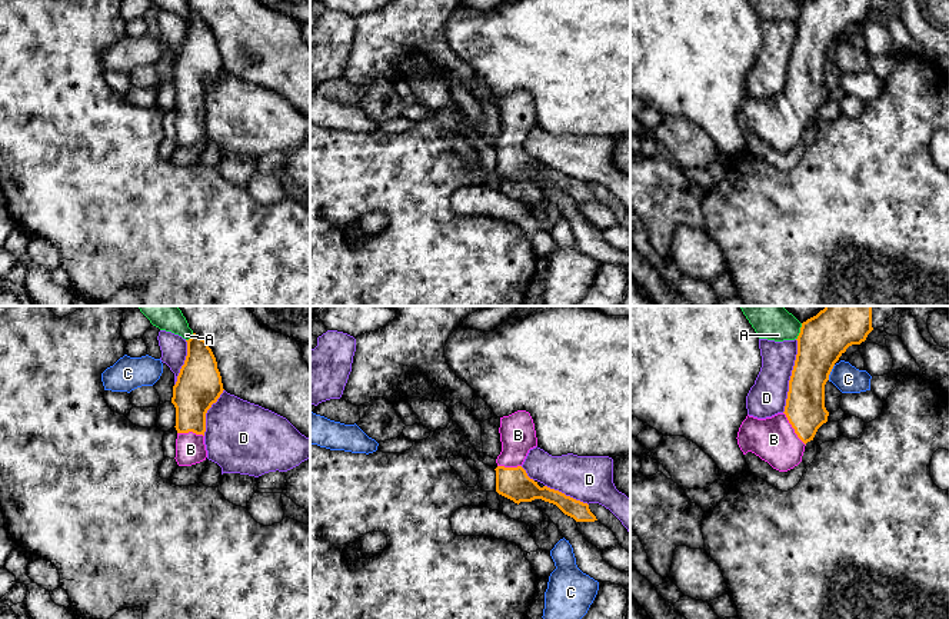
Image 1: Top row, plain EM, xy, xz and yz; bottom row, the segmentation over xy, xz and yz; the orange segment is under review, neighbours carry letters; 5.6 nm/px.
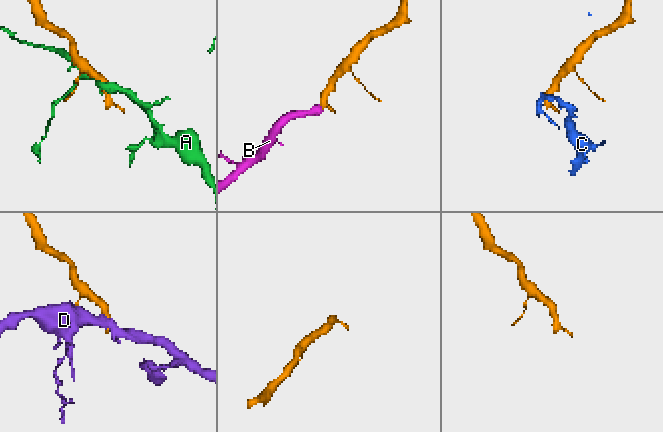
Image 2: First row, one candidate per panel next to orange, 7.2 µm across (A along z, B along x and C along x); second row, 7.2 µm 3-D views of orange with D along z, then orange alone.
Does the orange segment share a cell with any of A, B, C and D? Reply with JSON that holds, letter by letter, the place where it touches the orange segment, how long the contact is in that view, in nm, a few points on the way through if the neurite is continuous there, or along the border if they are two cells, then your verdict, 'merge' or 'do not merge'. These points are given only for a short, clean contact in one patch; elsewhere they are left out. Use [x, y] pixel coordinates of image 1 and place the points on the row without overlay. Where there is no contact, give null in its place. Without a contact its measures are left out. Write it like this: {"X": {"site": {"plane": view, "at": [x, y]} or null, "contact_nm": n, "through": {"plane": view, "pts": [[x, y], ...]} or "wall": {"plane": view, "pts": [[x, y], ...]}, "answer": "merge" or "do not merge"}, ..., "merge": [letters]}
{"A": {"site": {"plane": "yz", "at": [801, 12]}, "contact_nm": 100, "answer": "do not merge"}, "B": {"site": {"plane": "yz", "at": [793, 107]}, "contact_nm": 220, "through": {"plane": "yz", "pts": [[805, 89], [801, 100], [793, 107], [781, 119], [773, 119]]}, "answer": "merge"}, "C": {"site": {"plane": "yz", "at": [831, 50]}, "contact_nm": 100, "wall": {"plane": "yz", "pts": [[835, 45], [828, 59]]}, "answer": "do not merge"}, "D": {"site": {"plane": "yz", "at": [791, 56]}, "contact_nm": 420, "answer": "do not merge"}, "merge": ["B"]}

